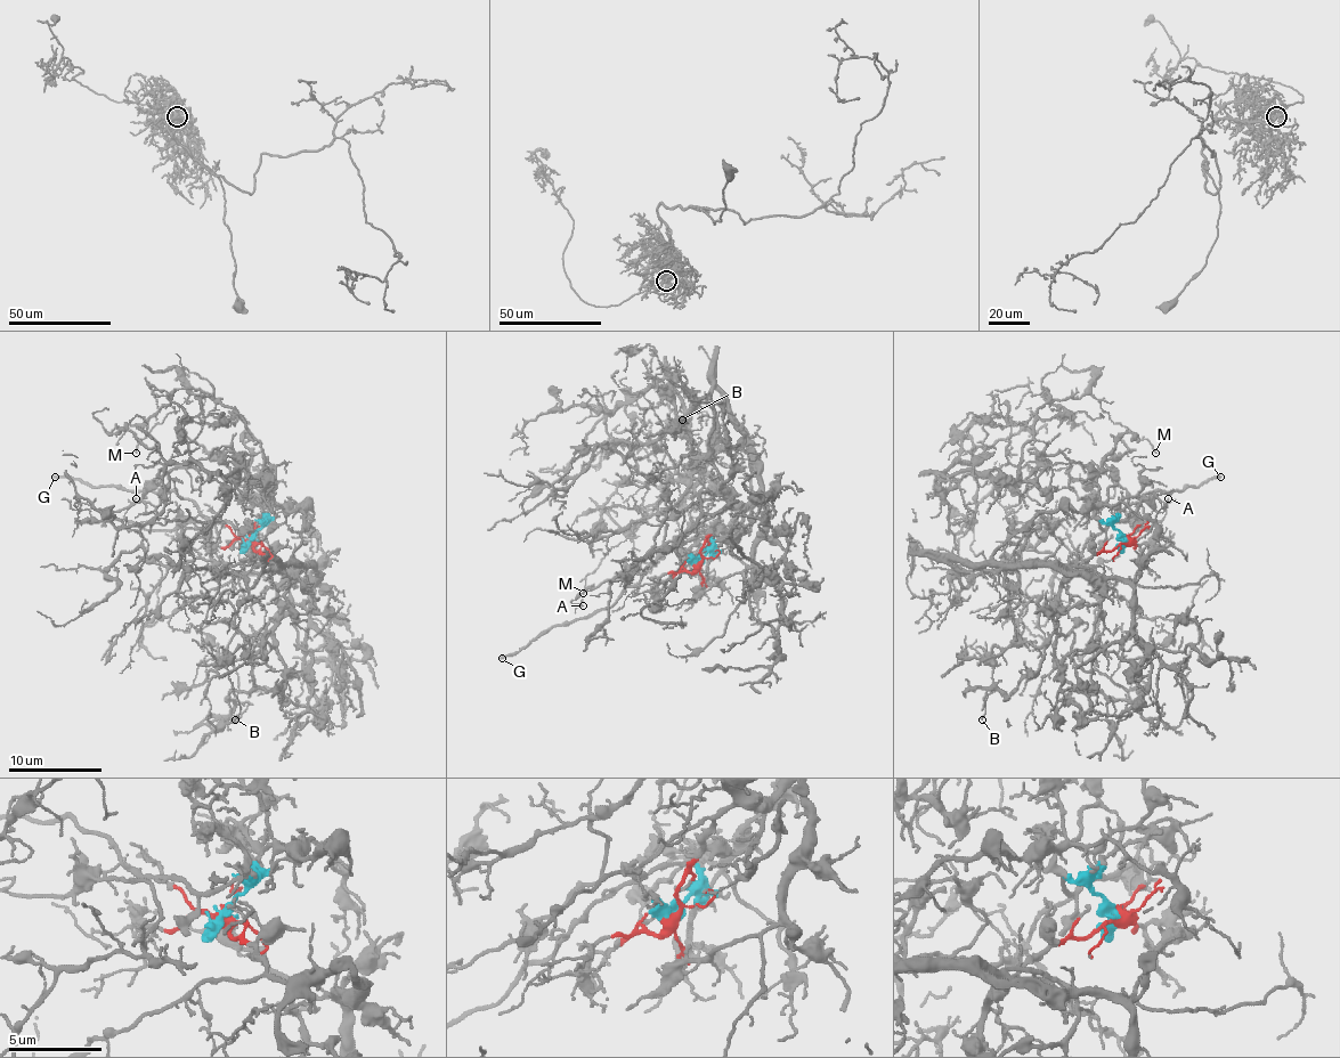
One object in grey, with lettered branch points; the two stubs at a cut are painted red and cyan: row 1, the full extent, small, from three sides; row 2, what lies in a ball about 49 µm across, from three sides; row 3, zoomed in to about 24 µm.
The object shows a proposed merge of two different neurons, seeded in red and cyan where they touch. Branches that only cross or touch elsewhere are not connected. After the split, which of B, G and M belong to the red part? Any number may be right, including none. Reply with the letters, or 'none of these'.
B, M

